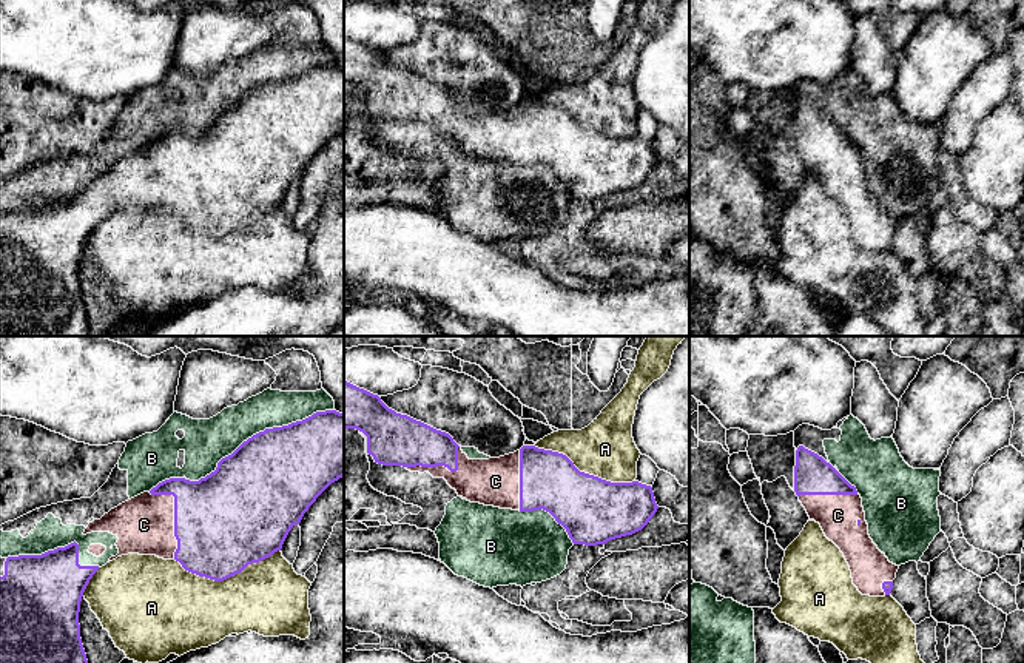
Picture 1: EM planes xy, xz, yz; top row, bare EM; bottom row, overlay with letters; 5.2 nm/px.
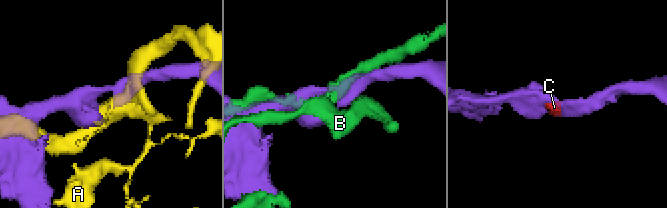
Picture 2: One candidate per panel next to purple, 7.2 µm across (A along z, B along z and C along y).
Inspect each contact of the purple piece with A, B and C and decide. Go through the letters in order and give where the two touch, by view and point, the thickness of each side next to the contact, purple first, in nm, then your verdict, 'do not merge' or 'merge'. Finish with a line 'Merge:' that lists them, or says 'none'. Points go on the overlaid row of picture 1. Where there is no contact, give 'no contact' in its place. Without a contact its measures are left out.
A: xy (227, 577) | 460/380 nm | do not merge
B: xy (259, 432) | 480/220 nm | do not merge
C: xy (175, 515) | 500/300 nm | merge
Merge: C

